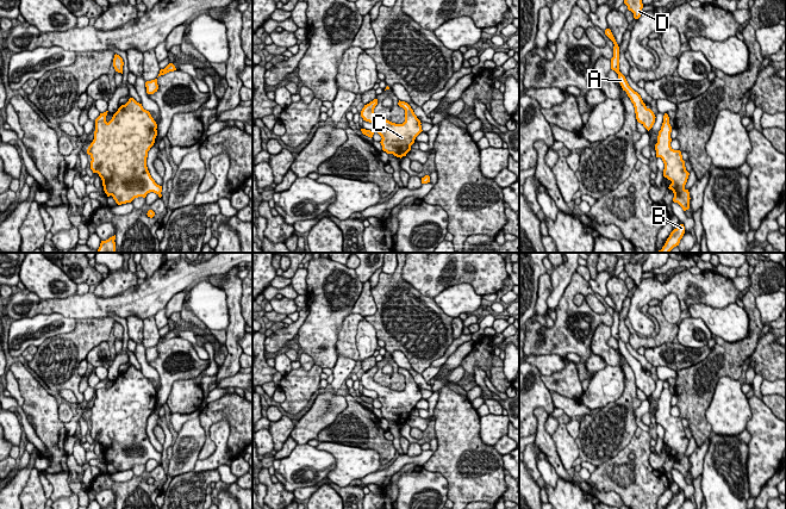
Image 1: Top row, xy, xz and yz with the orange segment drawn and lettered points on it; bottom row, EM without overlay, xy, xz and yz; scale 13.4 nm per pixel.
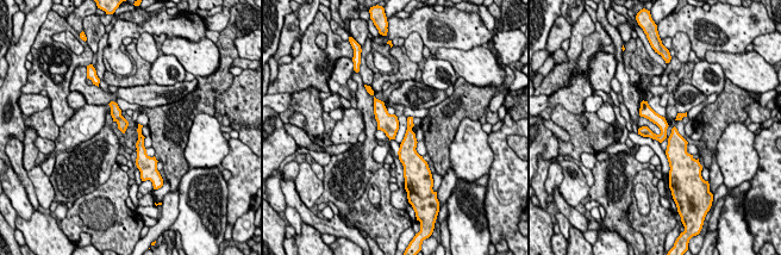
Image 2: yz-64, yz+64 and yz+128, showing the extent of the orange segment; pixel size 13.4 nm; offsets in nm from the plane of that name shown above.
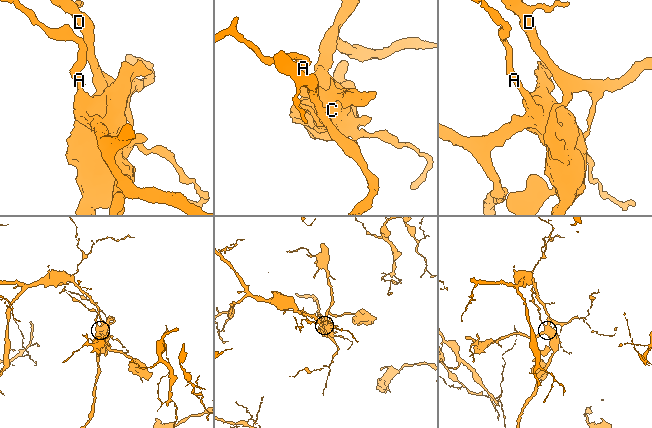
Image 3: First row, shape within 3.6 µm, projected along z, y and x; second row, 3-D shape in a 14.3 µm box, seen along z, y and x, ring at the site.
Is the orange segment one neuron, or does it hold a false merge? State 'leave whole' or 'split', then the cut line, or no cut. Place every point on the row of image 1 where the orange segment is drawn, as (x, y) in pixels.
split; cut in yz along (666, 120), (660, 135), (660, 149), (656, 151)

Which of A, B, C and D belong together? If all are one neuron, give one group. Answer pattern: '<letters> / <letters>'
A B C / D

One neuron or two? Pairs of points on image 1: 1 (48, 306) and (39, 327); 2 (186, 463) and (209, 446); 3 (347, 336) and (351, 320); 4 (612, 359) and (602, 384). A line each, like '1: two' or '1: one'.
1: two
2: two
3: one
4: two

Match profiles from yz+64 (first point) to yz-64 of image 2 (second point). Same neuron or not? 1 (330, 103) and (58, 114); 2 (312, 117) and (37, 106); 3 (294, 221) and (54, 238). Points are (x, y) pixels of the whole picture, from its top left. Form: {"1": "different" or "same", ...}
{"1": "different", "2": "different", "3": "different"}

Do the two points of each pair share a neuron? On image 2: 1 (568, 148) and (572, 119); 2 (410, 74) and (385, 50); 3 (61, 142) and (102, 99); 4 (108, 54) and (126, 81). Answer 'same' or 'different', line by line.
1: same
2: different
3: different
4: different

